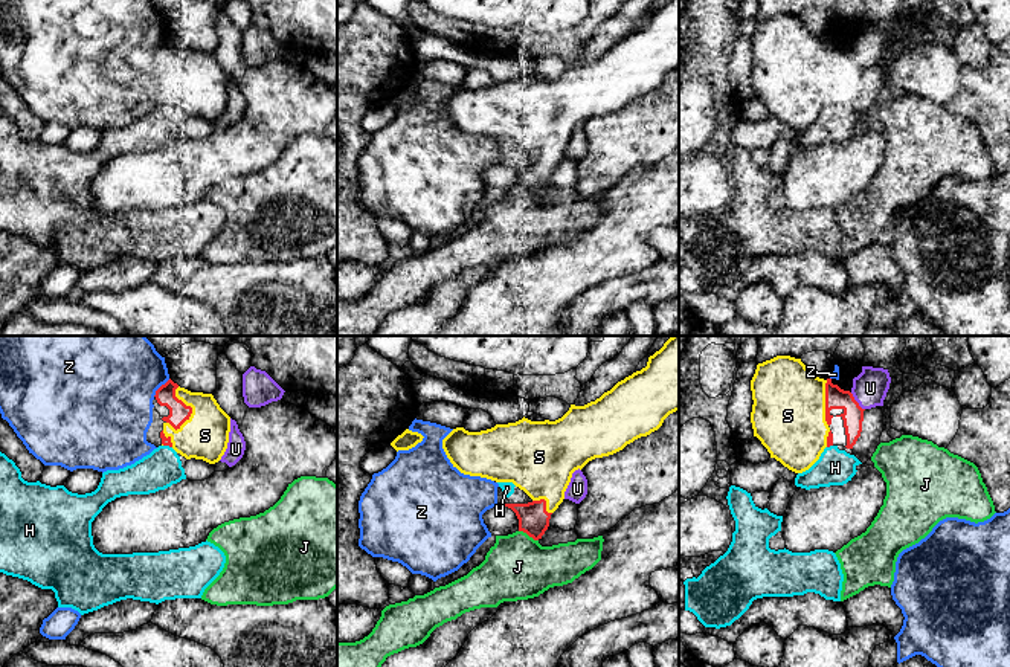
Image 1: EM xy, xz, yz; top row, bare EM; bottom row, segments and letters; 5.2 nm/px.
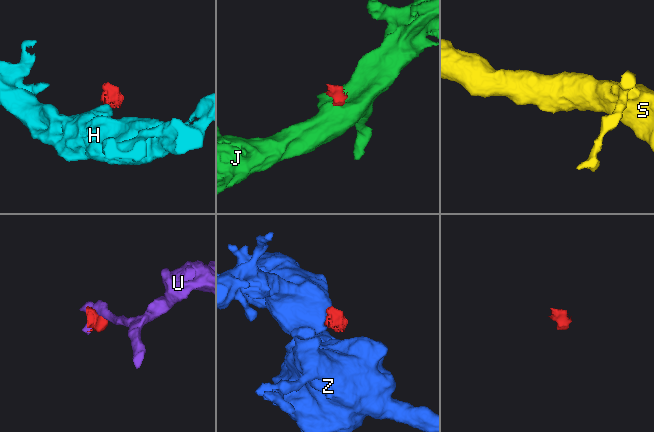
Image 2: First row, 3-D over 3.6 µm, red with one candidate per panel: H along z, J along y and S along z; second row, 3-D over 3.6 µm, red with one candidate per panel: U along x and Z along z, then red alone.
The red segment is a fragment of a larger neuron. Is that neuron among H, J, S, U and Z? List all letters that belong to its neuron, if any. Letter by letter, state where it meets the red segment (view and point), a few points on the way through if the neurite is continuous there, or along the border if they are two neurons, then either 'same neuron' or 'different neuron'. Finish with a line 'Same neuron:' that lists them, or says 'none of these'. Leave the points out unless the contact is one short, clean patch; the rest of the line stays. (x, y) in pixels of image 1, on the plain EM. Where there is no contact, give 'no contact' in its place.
H: xy (168, 103) | different neuron
J: xz (528, 193) | different neuron
S: xy (191, 66) | same neuron
U: yz (856, 60) | different neuron
Z: xy (160, 45) | along xy (170, 37), (153, 54) | different neuron
Same neuron: S

